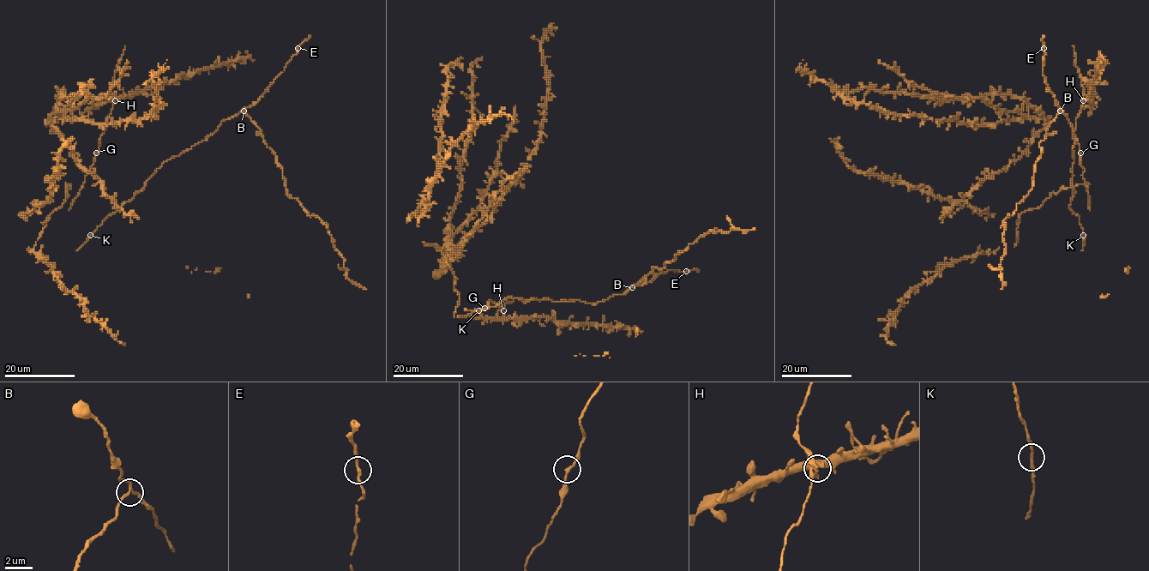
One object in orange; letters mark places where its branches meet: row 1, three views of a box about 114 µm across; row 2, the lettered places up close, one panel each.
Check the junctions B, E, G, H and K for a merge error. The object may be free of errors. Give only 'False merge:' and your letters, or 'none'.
False merge: B

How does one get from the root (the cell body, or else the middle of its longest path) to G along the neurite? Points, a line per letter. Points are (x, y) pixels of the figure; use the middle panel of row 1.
G: (495, 303), (490, 300), (489, 306), (484, 308)

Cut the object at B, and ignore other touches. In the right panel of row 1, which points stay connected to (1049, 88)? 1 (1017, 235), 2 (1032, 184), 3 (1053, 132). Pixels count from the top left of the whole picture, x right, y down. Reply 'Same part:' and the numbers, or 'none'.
Same part: 1

